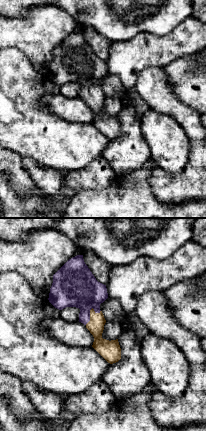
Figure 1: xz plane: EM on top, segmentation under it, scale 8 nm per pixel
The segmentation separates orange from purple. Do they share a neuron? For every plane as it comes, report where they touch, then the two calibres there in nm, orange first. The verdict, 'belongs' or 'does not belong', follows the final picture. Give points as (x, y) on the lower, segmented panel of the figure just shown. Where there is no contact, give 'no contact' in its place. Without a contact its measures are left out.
(90, 312) | 130/340 nm

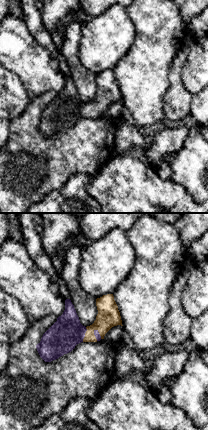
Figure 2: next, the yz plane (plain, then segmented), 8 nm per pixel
(85, 334) | 180/260 nm

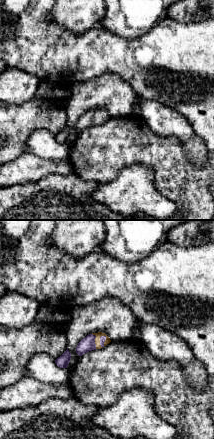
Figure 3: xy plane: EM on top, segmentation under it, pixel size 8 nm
(95, 341) | 50/120 nm

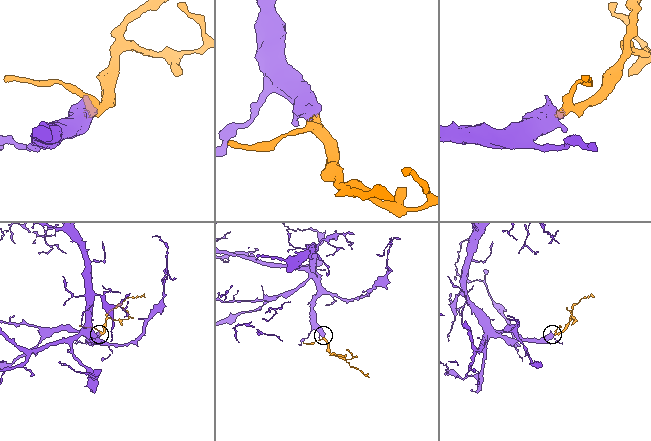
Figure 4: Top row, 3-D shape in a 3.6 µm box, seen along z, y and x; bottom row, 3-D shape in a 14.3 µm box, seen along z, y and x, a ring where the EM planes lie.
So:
belongs

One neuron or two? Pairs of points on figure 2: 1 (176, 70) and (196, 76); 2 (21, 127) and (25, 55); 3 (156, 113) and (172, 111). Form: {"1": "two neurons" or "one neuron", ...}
{"1": "two neurons", "2": "two neurons", "3": "two neurons"}

